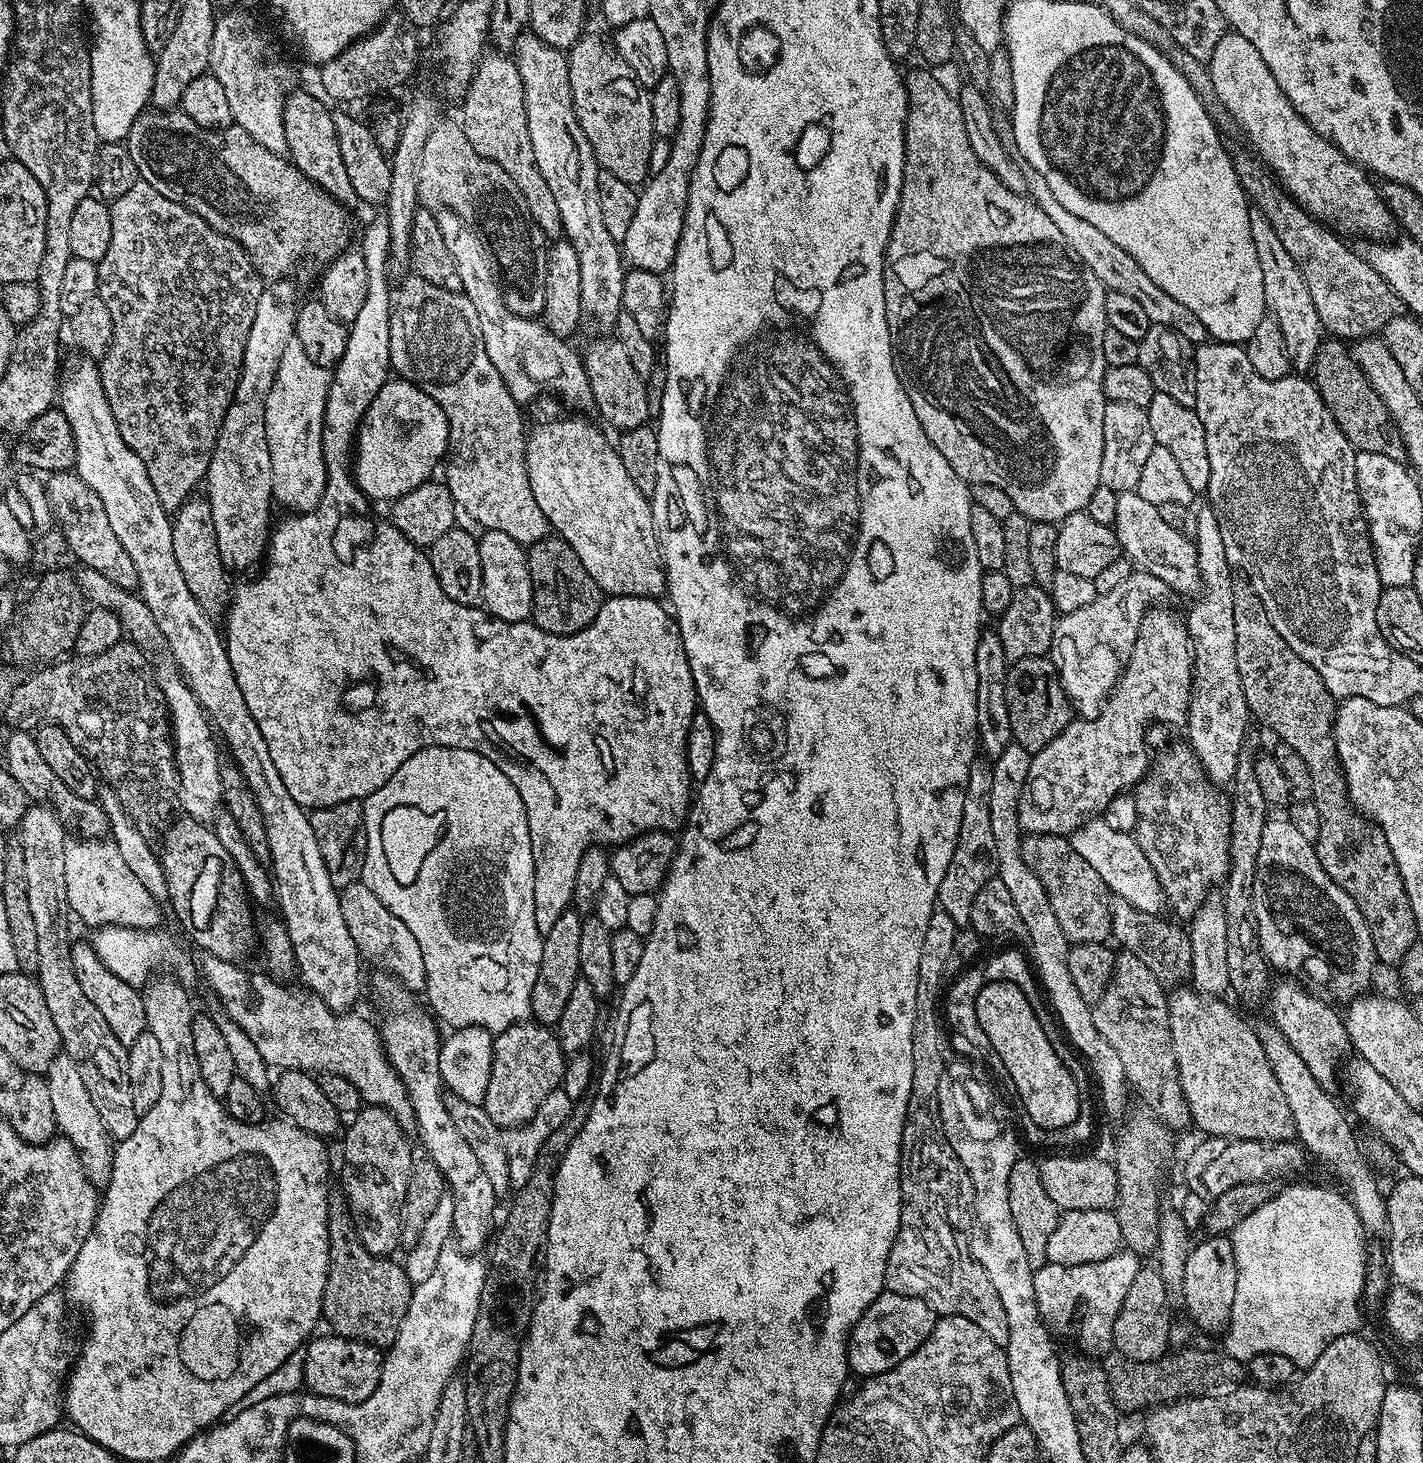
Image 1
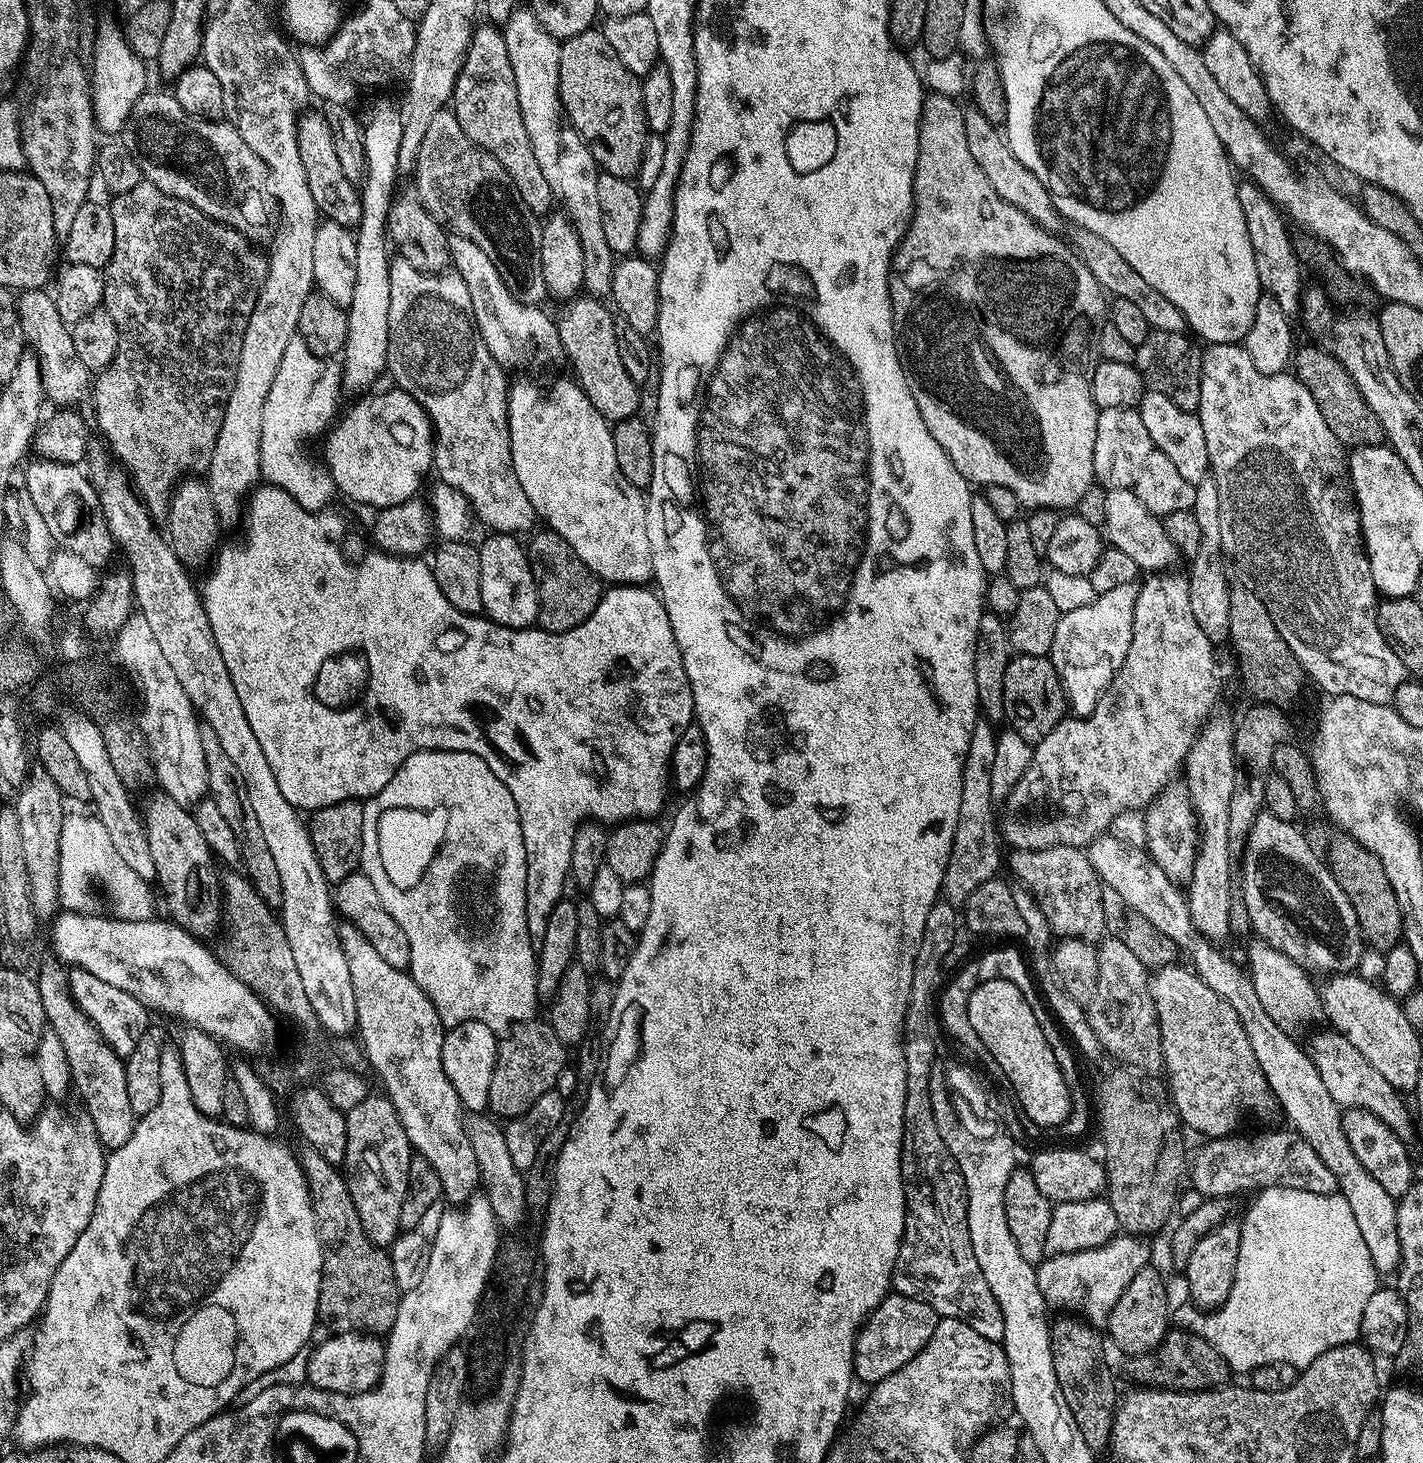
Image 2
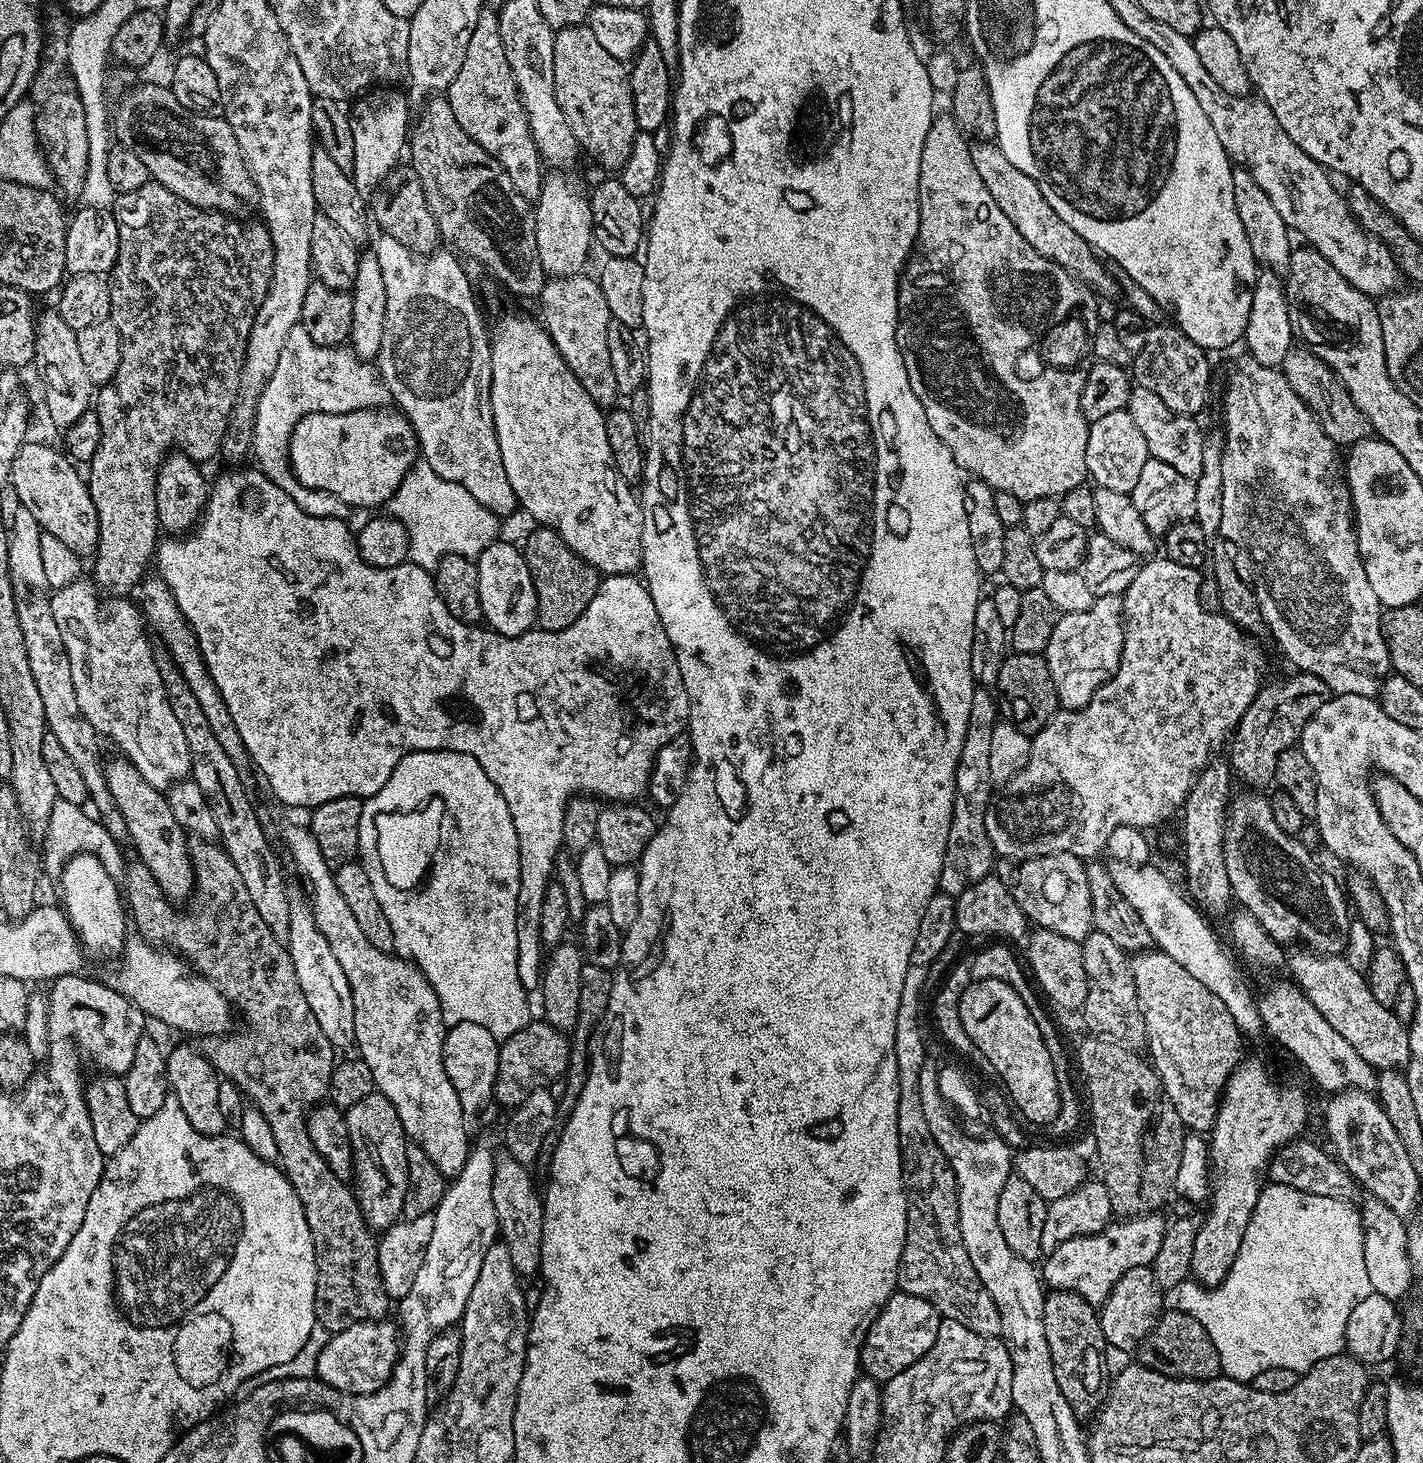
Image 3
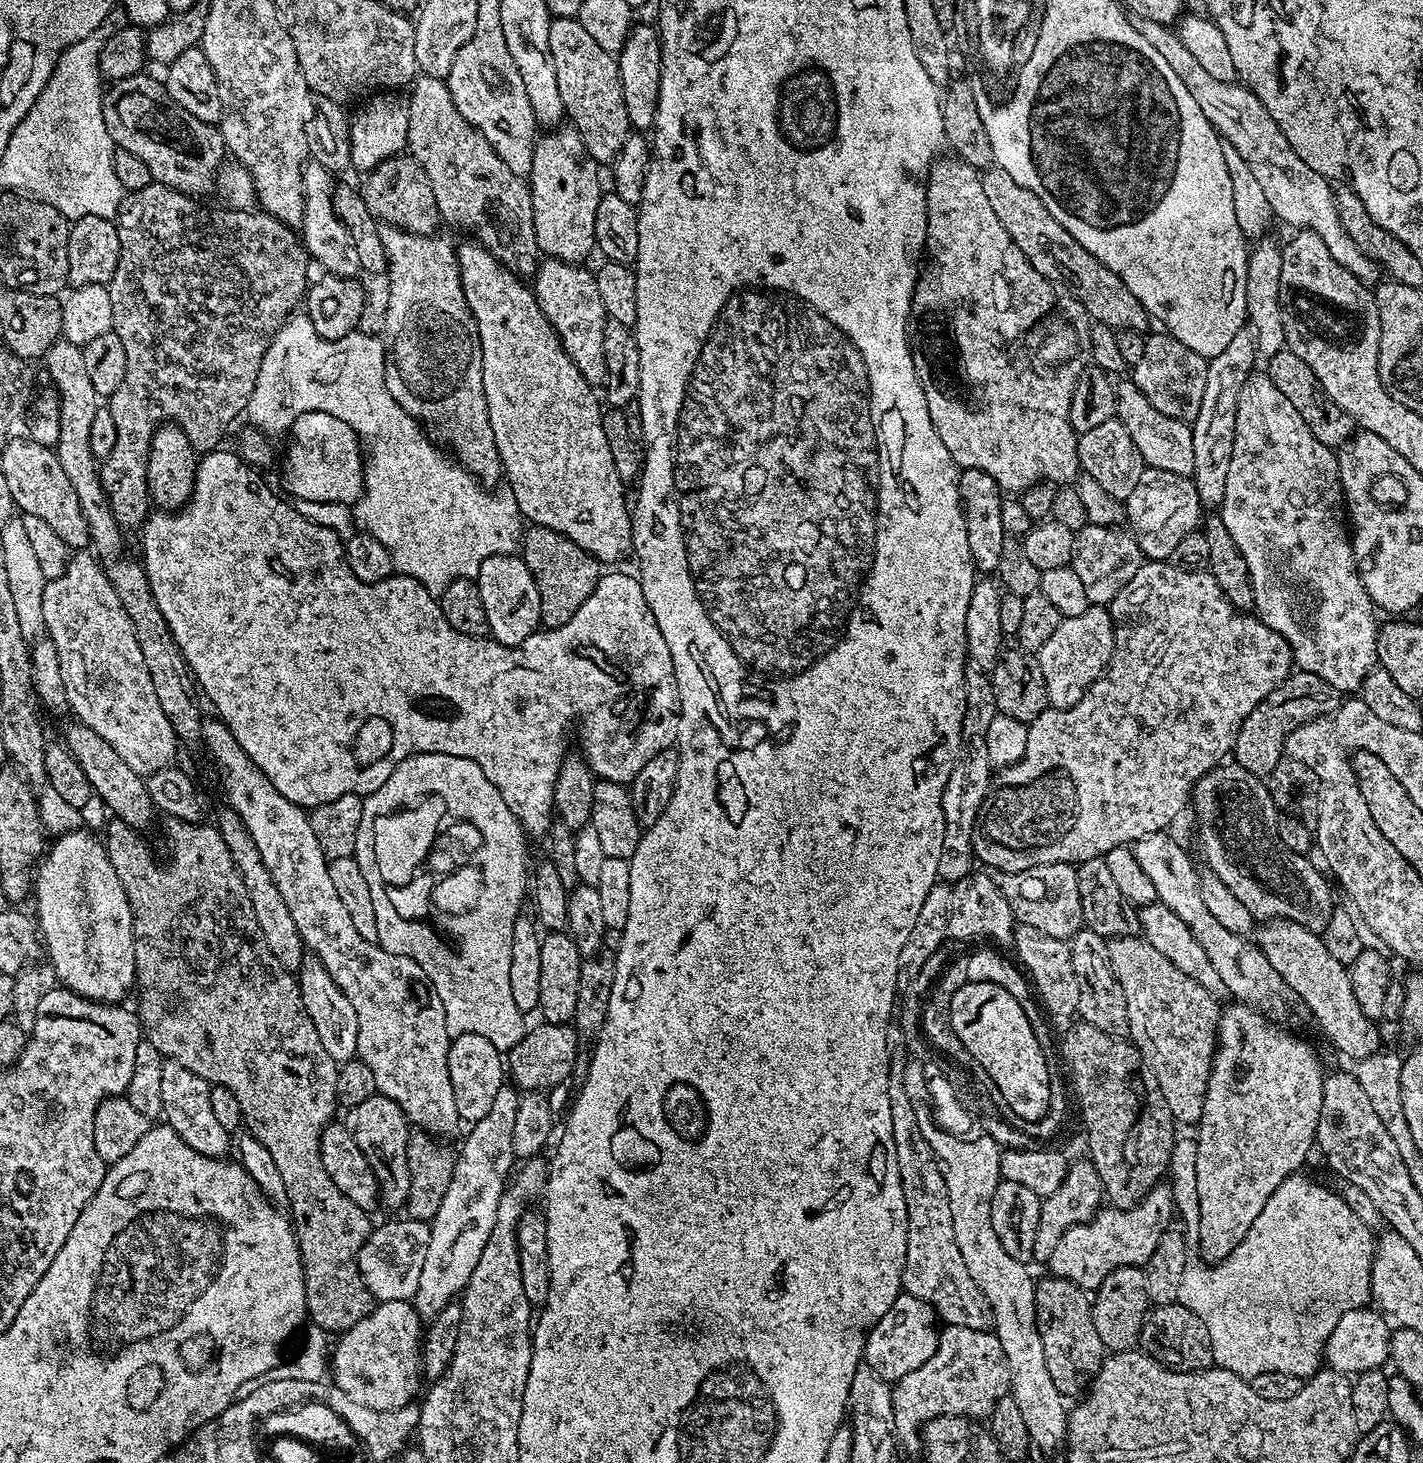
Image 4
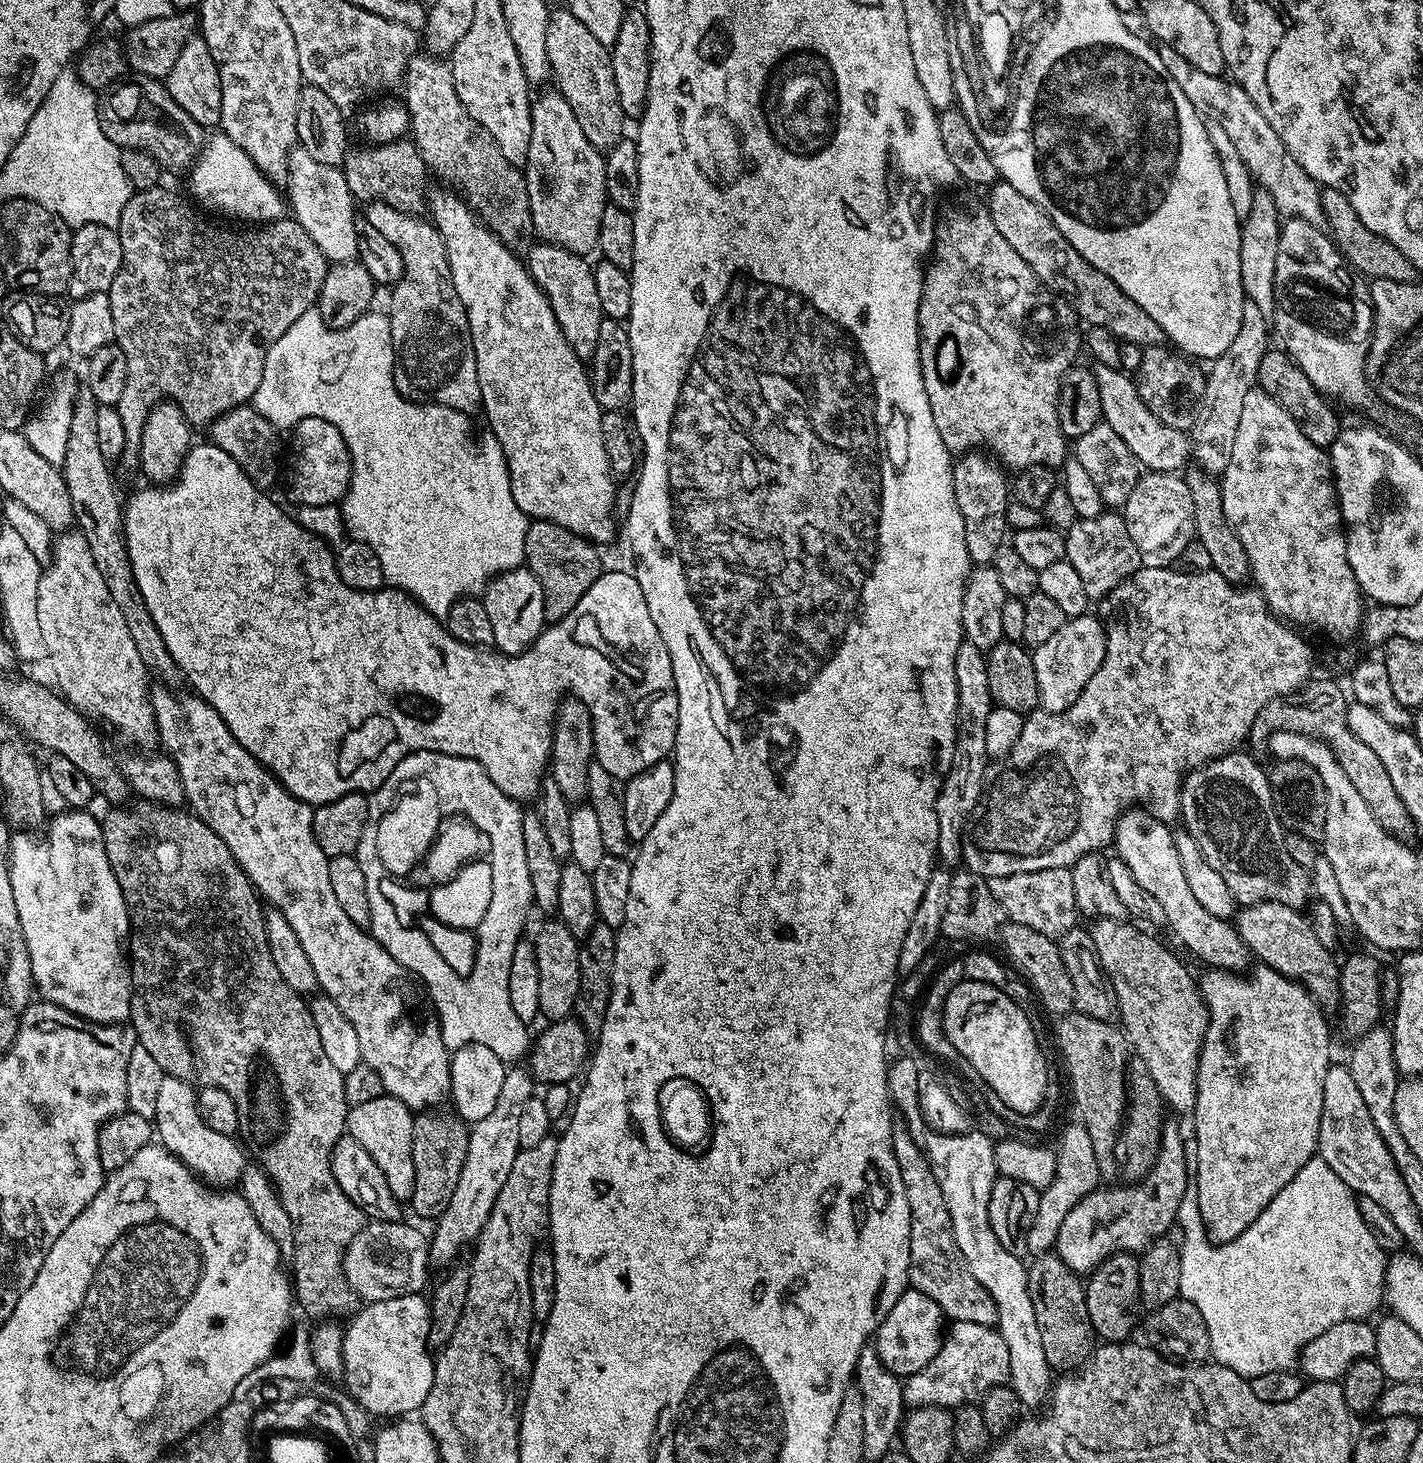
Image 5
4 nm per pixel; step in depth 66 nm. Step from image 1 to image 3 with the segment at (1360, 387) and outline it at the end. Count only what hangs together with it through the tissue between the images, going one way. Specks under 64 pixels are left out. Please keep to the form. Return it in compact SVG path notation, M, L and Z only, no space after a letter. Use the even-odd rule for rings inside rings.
M1307 346L1291 348L1284 359L1282 371L1286 382L1290 382L1290 390L1294 390L1294 394L1306 402L1314 415L1320 417L1322 430L1337 446L1351 446L1370 436L1372 423L1360 413L1358 406L1354 406L1348 391L1340 387L1339 380L1332 375L1331 370Z

